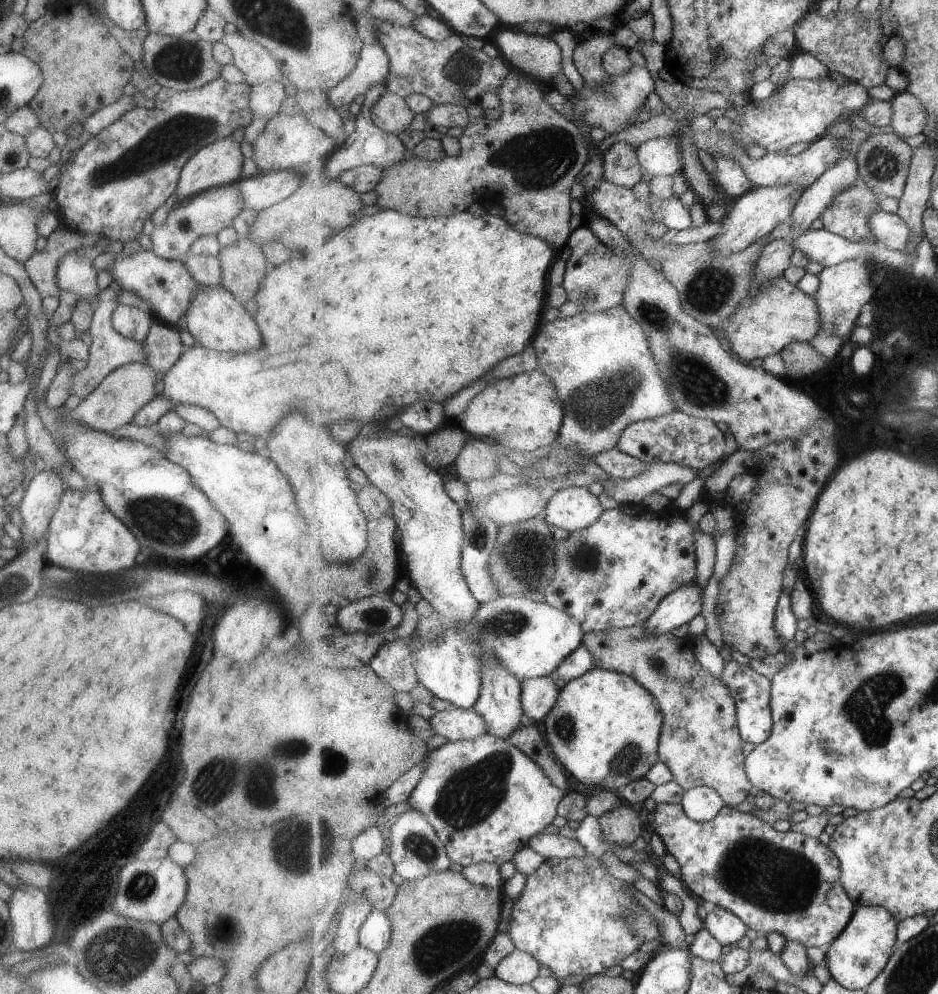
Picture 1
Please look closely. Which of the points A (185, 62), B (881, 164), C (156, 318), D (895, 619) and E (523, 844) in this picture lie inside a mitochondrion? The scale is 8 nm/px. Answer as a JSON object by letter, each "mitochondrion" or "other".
{"A":"mitochondrion","B":"mitochondrion","C":"other","D":"other","E":"other"}

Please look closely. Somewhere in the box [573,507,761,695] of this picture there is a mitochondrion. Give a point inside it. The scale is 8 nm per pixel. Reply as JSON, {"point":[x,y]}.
{"point":[657,667]}

